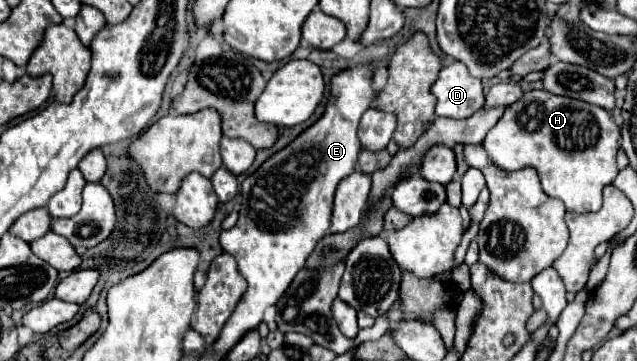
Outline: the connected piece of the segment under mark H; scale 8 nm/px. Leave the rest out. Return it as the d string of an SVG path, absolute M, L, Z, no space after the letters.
M533 89L505 107L503 117L487 133L483 147L489 159L505 171L535 167L549 197L561 199L567 211L587 213L601 207L603 187L619 173L615 163L619 135L619 127L607 109Z

